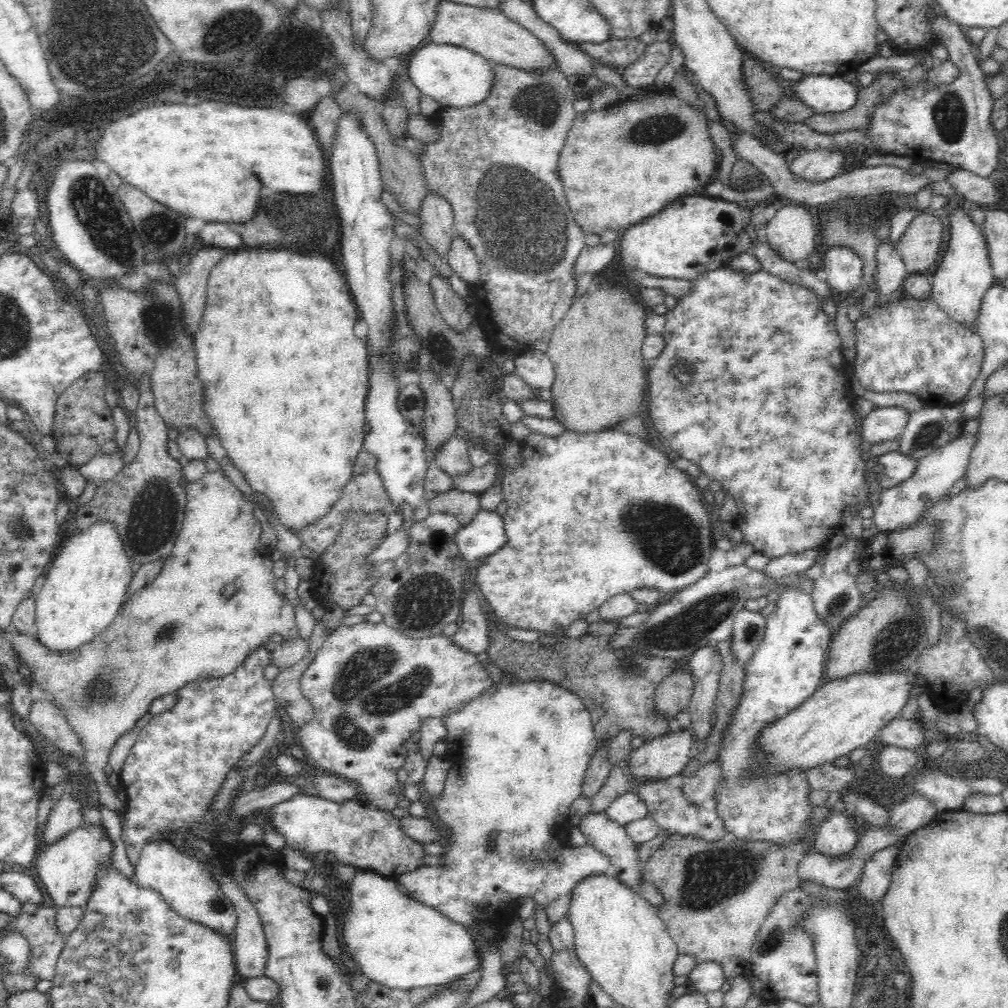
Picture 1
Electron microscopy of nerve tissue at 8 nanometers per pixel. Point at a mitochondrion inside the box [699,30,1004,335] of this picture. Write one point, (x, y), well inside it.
(948, 115)

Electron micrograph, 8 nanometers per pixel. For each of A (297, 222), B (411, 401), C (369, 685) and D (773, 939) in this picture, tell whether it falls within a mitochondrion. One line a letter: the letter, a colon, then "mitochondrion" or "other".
A: mitochondrion
B: mitochondrion
C: mitochondrion
D: mitochondrion

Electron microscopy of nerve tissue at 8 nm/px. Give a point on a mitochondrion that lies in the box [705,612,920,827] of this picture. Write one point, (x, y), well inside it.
(897, 640)

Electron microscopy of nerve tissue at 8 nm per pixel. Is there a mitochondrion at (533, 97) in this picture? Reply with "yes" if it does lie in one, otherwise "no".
yes

